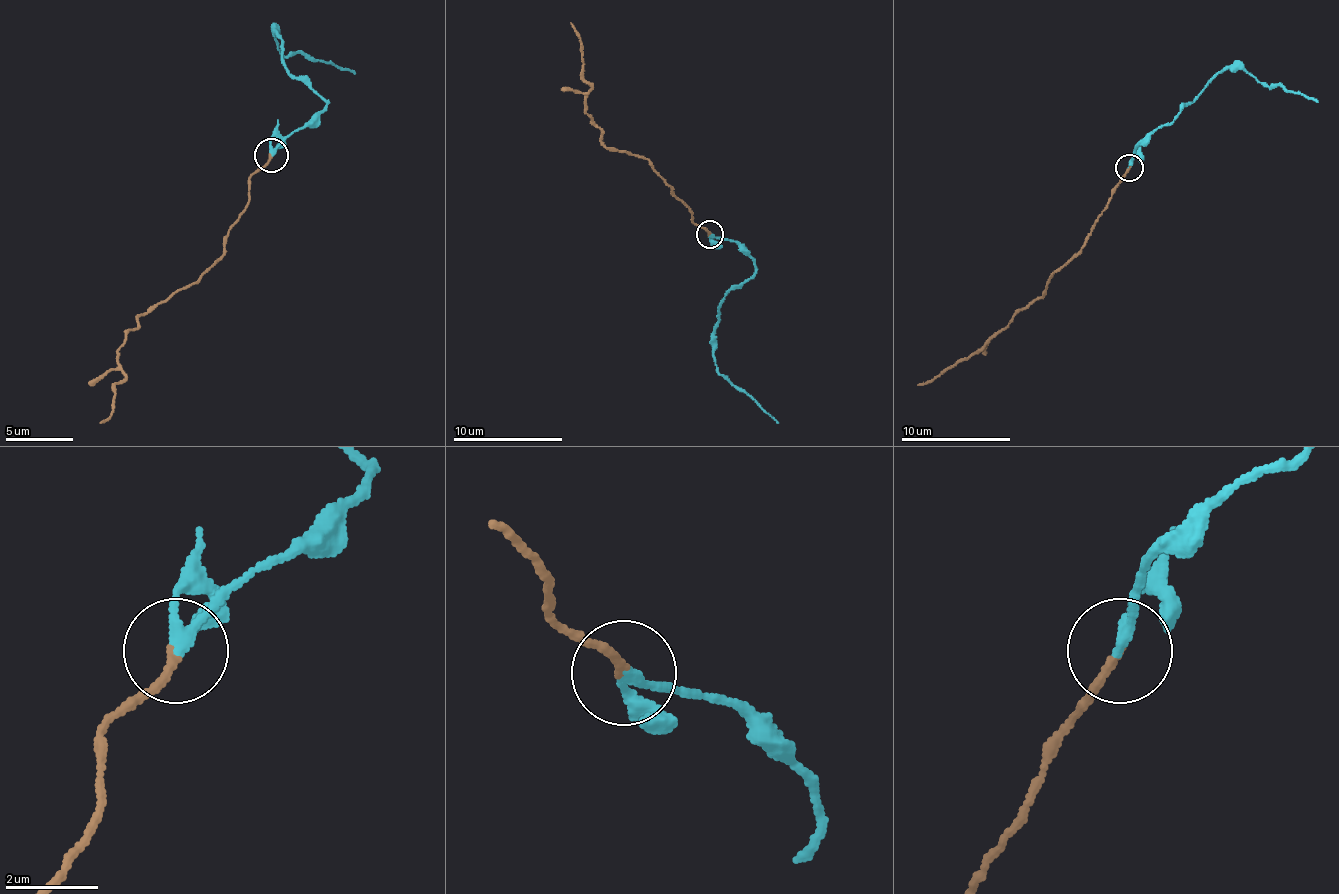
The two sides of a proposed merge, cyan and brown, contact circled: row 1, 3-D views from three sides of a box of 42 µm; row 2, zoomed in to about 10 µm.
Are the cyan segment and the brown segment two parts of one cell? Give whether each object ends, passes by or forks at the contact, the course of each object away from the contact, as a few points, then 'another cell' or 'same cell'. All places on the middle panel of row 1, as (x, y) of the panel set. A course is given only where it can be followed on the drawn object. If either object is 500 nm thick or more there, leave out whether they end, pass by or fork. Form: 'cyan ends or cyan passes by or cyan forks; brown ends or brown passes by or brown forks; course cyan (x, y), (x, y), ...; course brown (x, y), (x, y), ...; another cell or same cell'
cyan passes by; brown ends; course cyan (709, 233), (733, 242), (755, 266), (755, 272), (725, 297), (714, 332), (717, 371), (744, 390), (777, 423); course brown (709, 233), (645, 159), (604, 146), (585, 110), (590, 85), (582, 77), (582, 44), (571, 22); same cell

